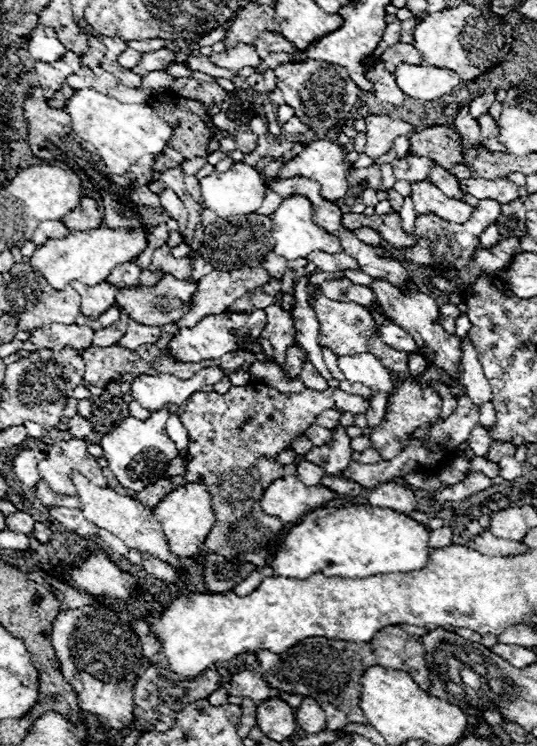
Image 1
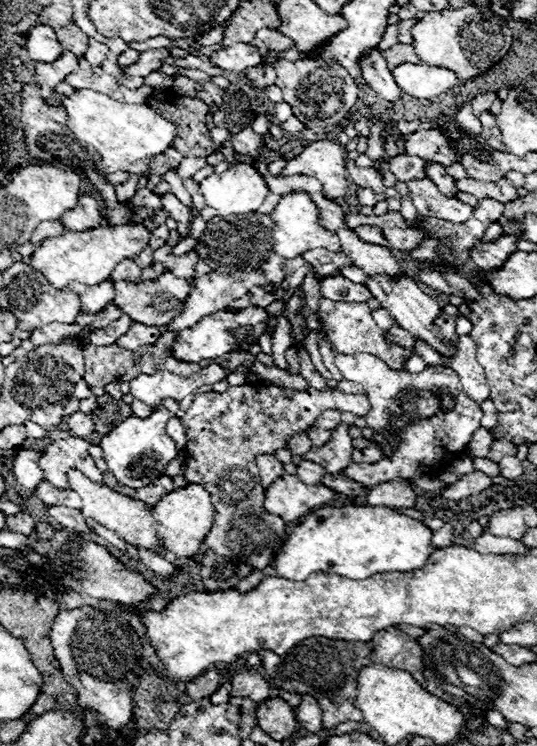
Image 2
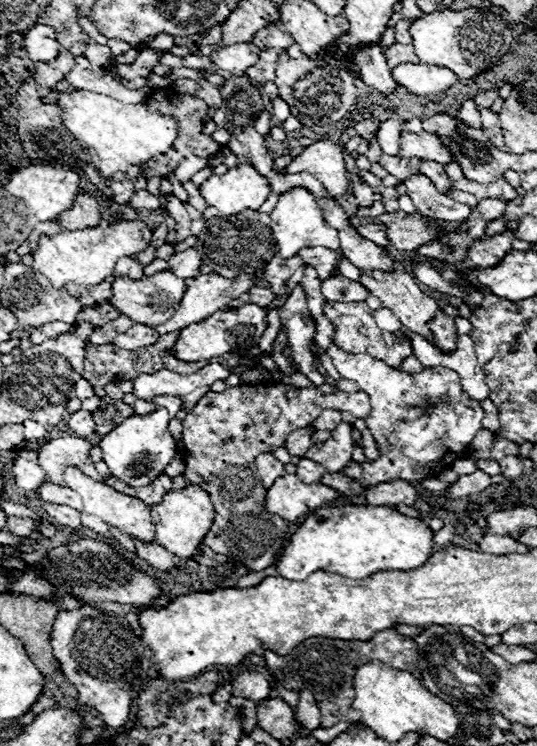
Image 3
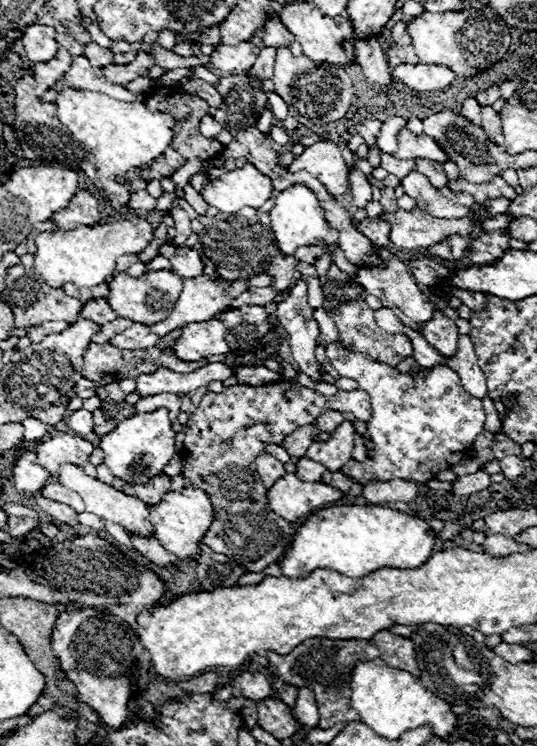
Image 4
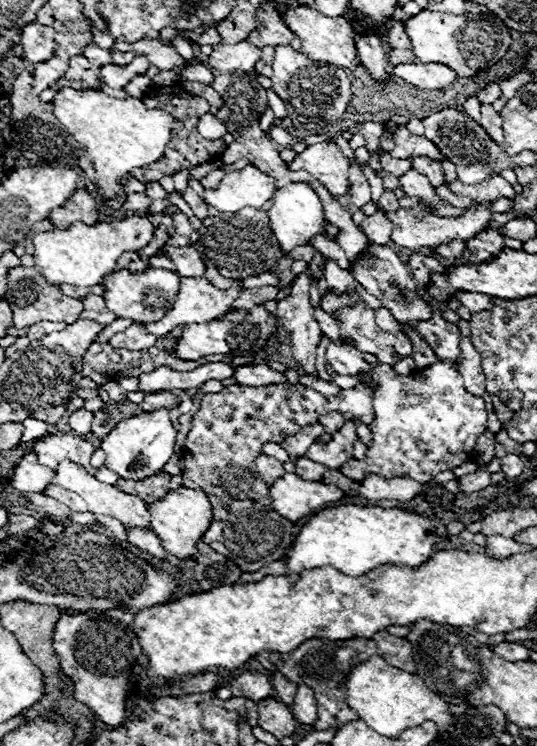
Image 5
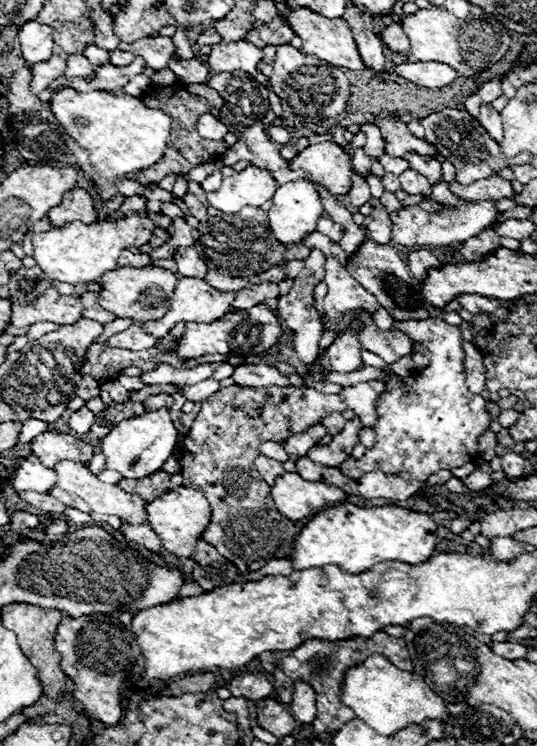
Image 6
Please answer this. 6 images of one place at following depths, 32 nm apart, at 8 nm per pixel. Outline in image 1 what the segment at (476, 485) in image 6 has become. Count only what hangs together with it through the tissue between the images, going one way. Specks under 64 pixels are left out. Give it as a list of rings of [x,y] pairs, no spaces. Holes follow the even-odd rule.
[[[470,474],[466,476],[464,482],[456,484],[456,486],[448,486],[448,488],[442,488],[438,492],[434,492],[434,500],[440,500],[440,502],[446,502],[446,500],[464,500],[480,490],[486,490],[488,486],[492,486],[492,480],[484,474]]]

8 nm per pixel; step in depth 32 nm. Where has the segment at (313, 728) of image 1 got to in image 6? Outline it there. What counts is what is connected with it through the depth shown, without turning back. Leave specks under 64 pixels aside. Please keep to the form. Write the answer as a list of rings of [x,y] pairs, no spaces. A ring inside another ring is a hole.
[[[294,682],[294,698],[290,710],[292,716],[304,724],[312,724],[316,720],[316,700],[312,686],[306,682]]]

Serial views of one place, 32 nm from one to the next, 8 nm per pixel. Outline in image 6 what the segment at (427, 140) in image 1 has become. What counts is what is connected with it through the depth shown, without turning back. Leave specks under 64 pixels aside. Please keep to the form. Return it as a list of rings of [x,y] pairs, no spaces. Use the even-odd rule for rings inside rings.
[[[382,118],[382,120],[376,120],[376,124],[382,130],[382,138],[388,144],[386,154],[390,154],[394,158],[404,158],[404,154],[416,152],[416,154],[428,154],[428,156],[440,158],[436,148],[430,146],[430,142],[426,142],[424,138],[416,138],[406,128],[404,122],[398,122],[394,118]]]

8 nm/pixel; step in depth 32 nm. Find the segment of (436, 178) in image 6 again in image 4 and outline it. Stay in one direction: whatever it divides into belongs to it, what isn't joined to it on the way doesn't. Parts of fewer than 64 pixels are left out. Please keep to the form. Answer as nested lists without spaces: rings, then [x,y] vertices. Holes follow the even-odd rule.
[[[418,158],[416,160],[416,170],[420,174],[428,176],[428,180],[432,182],[432,186],[436,186],[438,190],[448,186],[448,178],[446,178],[446,172],[444,172],[444,168],[442,168],[440,162],[432,162],[432,160],[426,160],[426,158]]]

